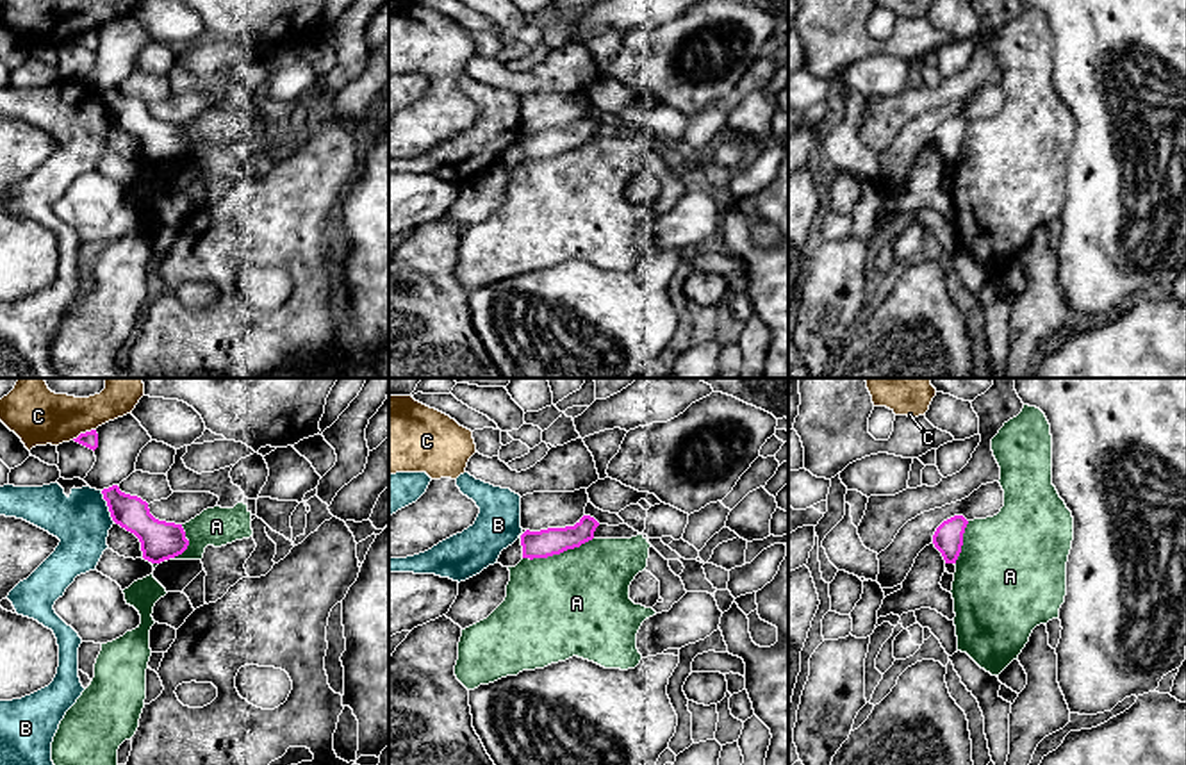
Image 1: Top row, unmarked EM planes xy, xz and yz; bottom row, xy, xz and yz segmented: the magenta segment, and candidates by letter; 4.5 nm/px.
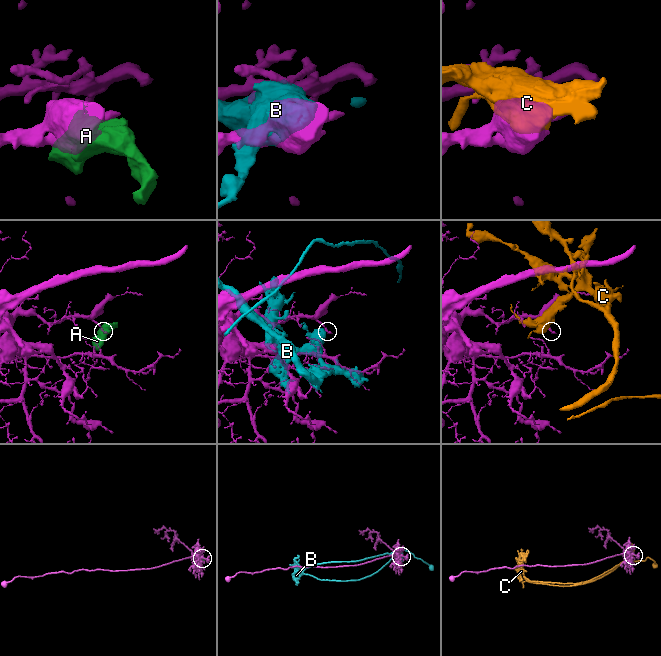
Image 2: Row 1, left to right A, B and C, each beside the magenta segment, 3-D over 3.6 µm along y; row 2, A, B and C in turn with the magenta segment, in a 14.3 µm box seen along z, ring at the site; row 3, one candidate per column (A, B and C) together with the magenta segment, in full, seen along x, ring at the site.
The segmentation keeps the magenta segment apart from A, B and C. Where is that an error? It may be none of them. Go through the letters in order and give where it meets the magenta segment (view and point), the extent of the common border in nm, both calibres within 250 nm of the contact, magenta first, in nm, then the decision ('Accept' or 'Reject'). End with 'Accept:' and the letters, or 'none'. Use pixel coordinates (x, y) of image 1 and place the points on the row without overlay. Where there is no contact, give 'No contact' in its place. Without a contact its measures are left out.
A: Touches magenta at xz (557, 154). Shared border 340 nm. Thickness 130 nm (magenta) against 480 nm. Reject
B: Touches magenta at xy (107, 106). Shared border 160 nm. Thickness 160 nm (magenta) against 260 nm. Reject
C: Touches magenta at xy (82, 34). Shared border 120 nm. Thickness 80 nm (magenta) against 200 nm. Reject
Accept: none

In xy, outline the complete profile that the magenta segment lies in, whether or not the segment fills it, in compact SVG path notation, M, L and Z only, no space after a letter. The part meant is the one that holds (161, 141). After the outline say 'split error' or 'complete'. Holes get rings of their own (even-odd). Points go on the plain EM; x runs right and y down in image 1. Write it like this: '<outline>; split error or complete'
M118 86L103 89L102 95L112 121L139 139L144 160L161 164L187 150L182 125L155 119L141 98L121 93Z; complete

